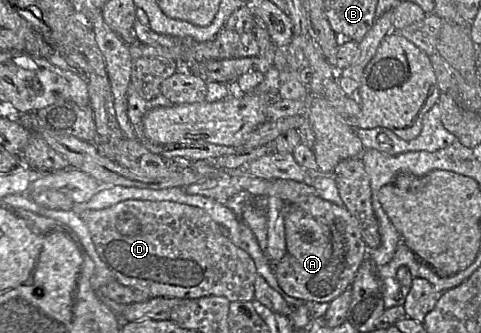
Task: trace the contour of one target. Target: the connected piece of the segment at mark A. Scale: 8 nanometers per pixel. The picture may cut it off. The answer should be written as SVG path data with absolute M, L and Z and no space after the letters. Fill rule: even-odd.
M360 158L340 162L330 174L334 179L343 206L319 196L310 196L298 204L285 203L284 230L287 254L273 264L276 279L285 295L303 301L330 303L348 290L362 262L380 245L379 223L372 205L372 189L368 173Z

